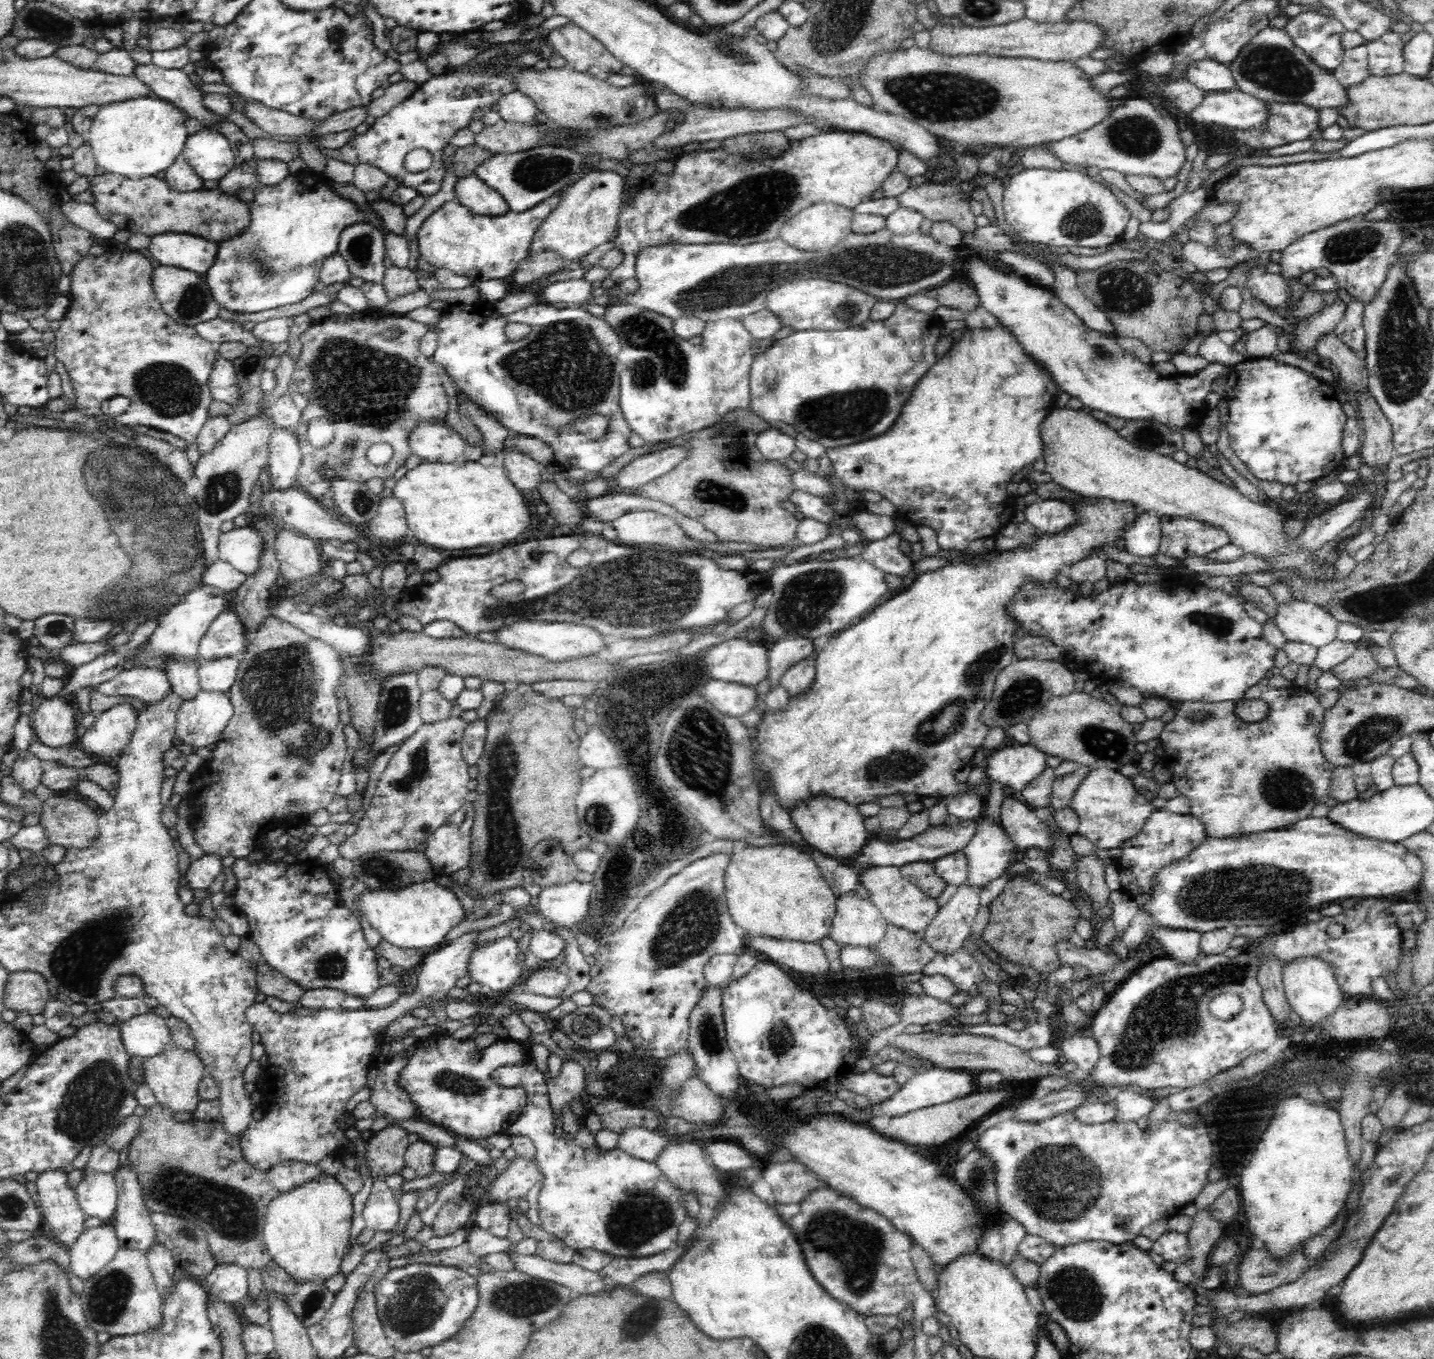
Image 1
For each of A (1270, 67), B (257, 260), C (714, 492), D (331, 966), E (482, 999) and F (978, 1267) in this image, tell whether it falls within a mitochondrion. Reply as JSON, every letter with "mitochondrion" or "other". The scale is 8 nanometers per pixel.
{"A":"mitochondrion","B":"mitochondrion","C":"mitochondrion","D":"mitochondrion","E":"other","F":"other"}

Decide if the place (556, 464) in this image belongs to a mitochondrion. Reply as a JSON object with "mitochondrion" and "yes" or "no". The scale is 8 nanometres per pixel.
{"mitochondrion":"no"}

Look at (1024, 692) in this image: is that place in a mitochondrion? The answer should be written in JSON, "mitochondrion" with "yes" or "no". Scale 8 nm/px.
{"mitochondrion":"yes"}

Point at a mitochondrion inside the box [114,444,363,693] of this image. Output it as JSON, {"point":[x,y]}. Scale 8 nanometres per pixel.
{"point":[224,489]}

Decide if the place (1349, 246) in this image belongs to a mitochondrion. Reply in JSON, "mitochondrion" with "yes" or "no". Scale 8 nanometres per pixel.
{"mitochondrion":"yes"}

